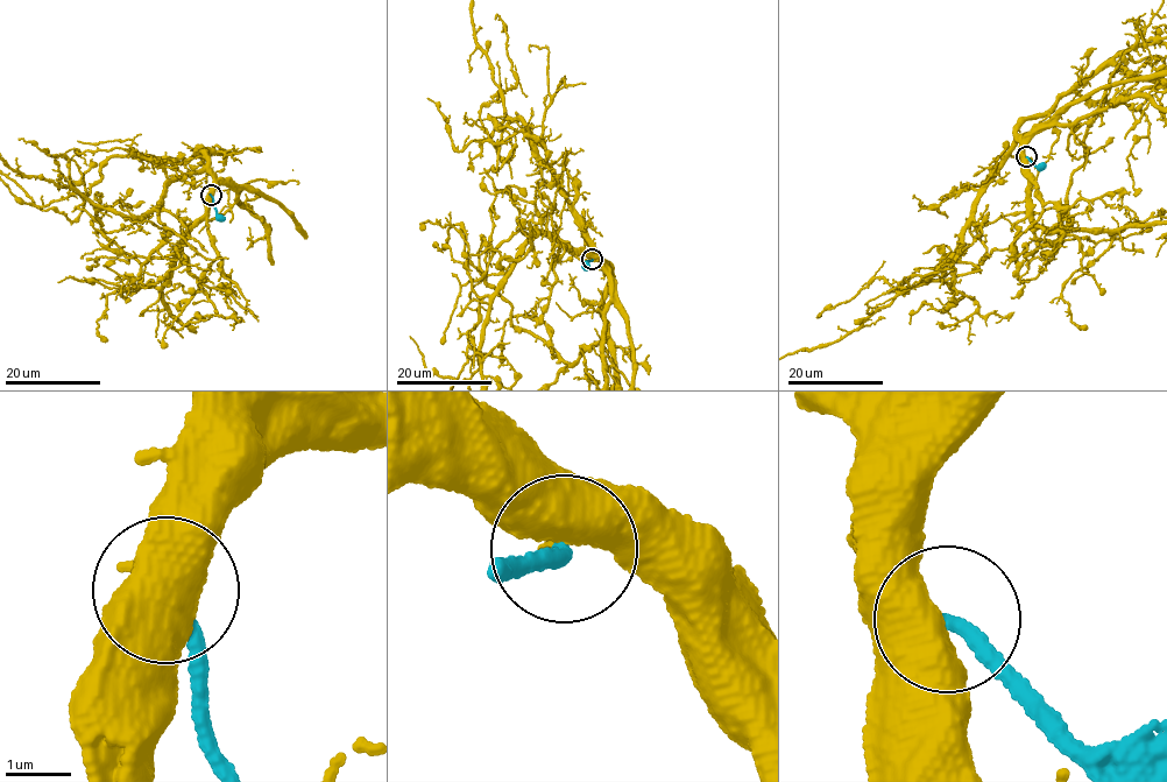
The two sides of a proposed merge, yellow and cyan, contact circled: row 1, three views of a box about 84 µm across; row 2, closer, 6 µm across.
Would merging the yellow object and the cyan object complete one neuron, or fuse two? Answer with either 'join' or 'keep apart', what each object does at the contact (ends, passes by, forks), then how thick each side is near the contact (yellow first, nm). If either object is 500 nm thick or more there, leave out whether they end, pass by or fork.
keep apart; calibres 750 and 200 nm

